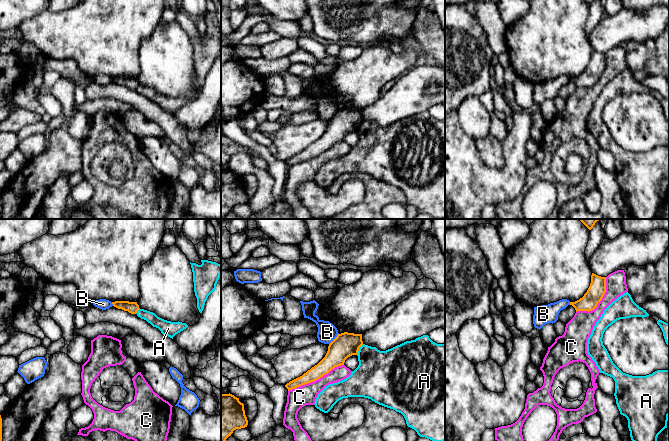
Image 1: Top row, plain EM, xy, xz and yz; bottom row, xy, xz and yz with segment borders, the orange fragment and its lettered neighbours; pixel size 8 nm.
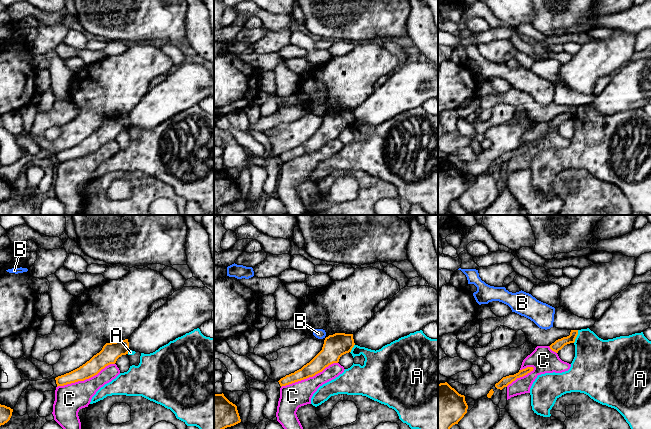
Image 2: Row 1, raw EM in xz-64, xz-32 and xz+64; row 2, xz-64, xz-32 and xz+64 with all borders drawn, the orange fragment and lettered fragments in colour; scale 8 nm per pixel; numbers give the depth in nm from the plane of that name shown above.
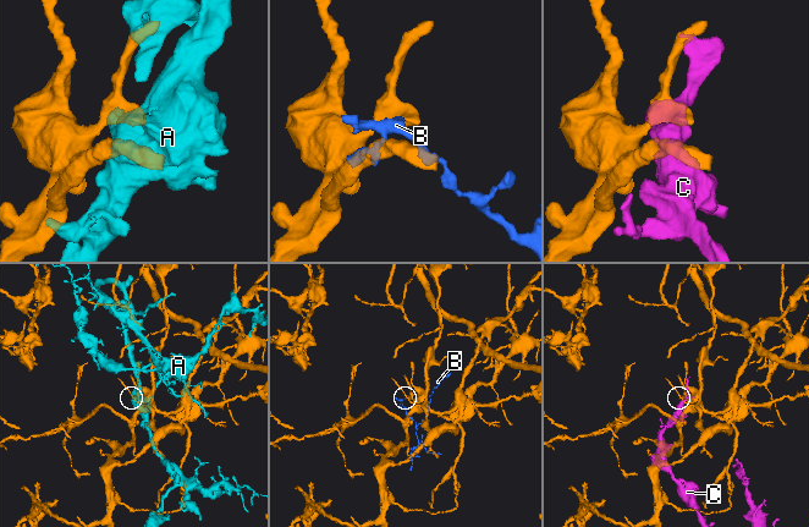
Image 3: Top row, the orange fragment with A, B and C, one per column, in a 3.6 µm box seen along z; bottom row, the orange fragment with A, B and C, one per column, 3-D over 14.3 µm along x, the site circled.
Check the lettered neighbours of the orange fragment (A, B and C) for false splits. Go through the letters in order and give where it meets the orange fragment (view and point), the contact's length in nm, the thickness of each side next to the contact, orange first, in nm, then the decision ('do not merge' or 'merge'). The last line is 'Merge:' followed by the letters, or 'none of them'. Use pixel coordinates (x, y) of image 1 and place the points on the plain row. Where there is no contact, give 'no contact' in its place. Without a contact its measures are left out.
A: meets orange in xz at (358, 125); contact 110 nm long; 190 nm thick on the orange side, 360 nm on the other; do not merge
B: meets orange in xz at (334, 115); contact 120 nm long; 190 nm thick on the orange side, 160 nm on the other; do not merge
C: meets orange in xz at (315, 156); contact 500 nm long; 160 nm thick on the orange side, 160 nm on the other; do not merge
Merge: none of them

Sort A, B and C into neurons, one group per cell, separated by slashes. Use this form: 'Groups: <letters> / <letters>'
Groups: A / B / C

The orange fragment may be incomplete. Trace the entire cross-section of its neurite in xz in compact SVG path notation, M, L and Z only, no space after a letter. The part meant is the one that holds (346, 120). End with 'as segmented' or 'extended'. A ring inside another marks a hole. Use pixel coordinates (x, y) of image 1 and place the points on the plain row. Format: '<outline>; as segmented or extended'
M348 108L338 110L329 120L325 133L302 152L287 159L285 163L289 167L320 155L335 143L344 141L348 133L357 131L362 121L362 110Z; as segmented

